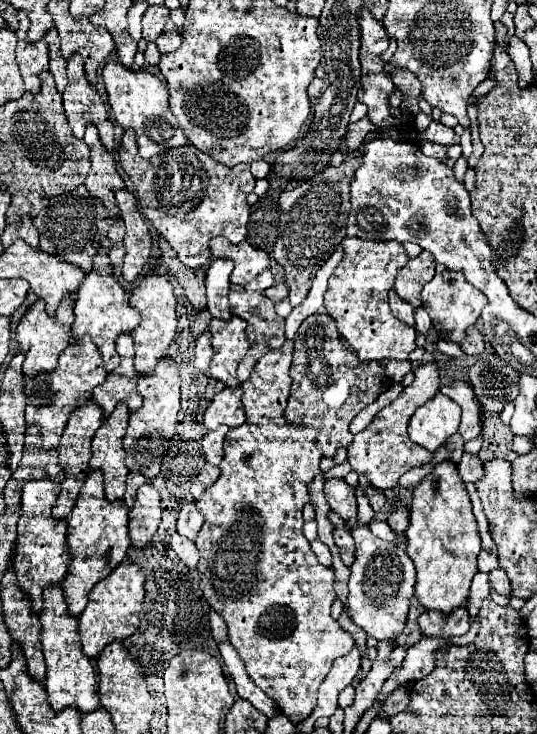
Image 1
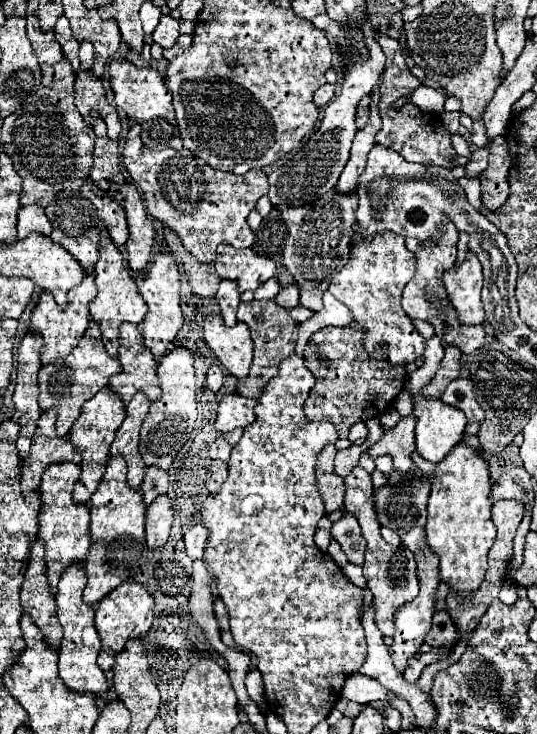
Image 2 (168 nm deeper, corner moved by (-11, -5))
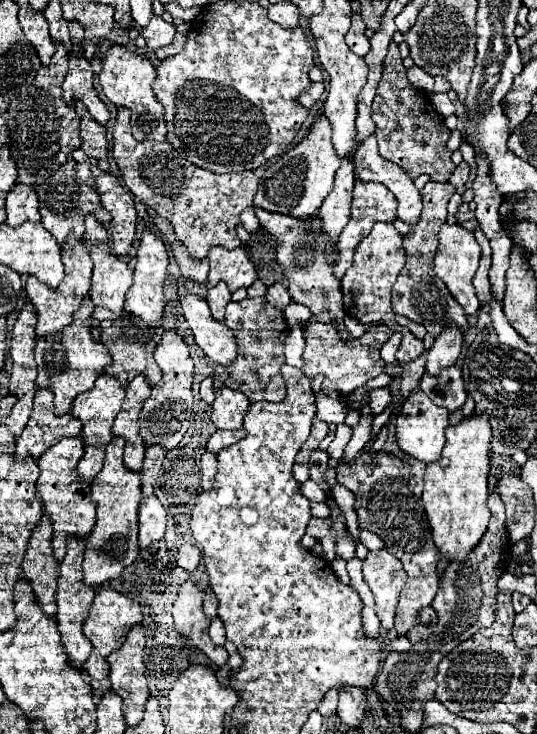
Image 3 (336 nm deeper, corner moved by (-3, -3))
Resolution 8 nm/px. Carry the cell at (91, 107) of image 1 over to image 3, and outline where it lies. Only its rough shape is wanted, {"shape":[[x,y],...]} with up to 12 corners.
{"shape":[[69,23],[73,51],[63,81],[65,101],[81,101],[99,125],[109,111],[83,57],[83,27]]}

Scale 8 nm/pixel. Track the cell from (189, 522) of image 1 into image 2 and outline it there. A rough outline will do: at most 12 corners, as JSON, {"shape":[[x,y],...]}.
{"shape":[[197,523],[185,535],[191,559],[203,559],[207,529]]}

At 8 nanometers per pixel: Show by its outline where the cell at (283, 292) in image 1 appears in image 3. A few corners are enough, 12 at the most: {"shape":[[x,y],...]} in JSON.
{"shape":[[283,283],[271,285],[265,293],[275,309],[291,303],[289,291]]}

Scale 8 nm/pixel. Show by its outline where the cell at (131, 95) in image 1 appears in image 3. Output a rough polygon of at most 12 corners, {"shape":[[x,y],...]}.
{"shape":[[113,45],[99,75],[137,141],[165,141],[149,59]]}

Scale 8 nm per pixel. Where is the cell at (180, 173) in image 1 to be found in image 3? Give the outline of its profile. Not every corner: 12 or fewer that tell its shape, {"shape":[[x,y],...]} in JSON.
{"shape":[[113,127],[125,187],[173,225],[191,257],[241,247],[253,171],[215,175],[167,141]]}

